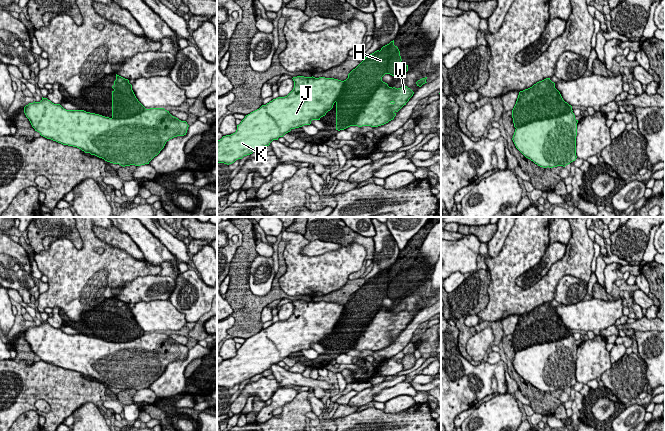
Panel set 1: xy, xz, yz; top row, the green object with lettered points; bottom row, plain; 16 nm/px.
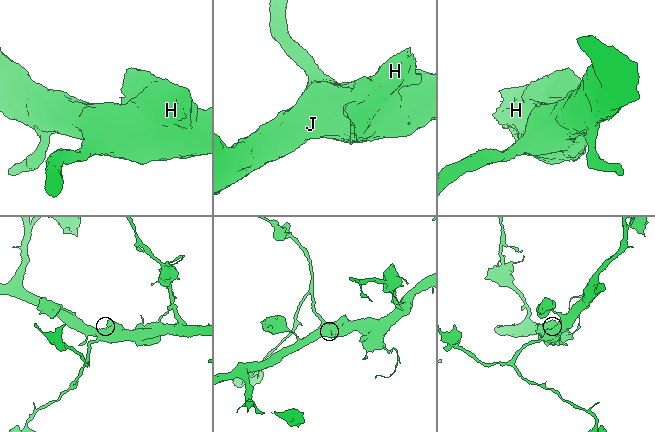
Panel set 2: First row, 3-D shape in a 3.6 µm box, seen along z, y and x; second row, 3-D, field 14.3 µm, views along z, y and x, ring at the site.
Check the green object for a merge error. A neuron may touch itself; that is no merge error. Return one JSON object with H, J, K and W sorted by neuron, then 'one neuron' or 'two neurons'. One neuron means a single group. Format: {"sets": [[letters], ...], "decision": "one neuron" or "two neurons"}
{"sets": [["H"], ["J", "K", "W"]], "decision": "two neurons"}

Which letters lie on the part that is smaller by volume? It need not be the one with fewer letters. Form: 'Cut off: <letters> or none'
Cut off: H

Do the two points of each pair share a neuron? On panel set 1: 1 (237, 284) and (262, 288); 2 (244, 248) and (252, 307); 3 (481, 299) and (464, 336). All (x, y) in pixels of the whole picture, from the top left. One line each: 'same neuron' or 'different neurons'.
1: different neurons
2: same neuron
3: same neuron

